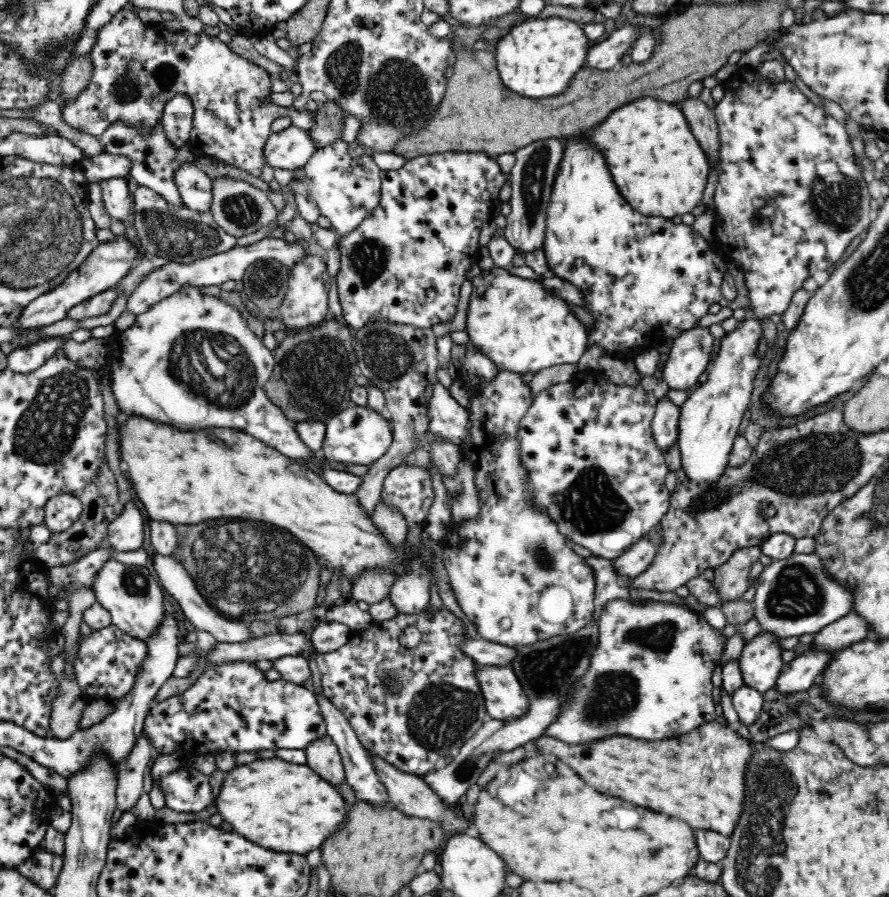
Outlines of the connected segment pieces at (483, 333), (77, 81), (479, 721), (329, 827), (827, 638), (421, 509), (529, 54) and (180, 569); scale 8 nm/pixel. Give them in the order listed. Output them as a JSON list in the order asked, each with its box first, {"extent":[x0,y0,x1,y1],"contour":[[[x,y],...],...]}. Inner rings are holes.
[{"extent":[465,267,588,373],"contour":[[[494,267],[483,270],[472,280],[473,290],[467,310],[465,330],[470,336],[468,343],[476,346],[481,354],[490,359],[498,370],[520,373],[534,372],[560,364],[574,364],[587,351],[588,329],[574,315],[570,303],[548,292],[540,281],[513,276],[508,269]]]},{"extent":[60,53,92,102],"contour":[[[89,53],[76,57],[66,66],[61,76],[60,98],[63,102],[76,98],[88,86],[92,76],[92,63]]]},{"extent":[312,606,487,777],"contour":[[[444,606],[440,609],[436,609],[437,613],[431,619],[428,619],[428,617],[424,615],[426,611],[428,611],[428,608],[422,610],[420,614],[397,614],[394,618],[374,623],[372,628],[352,630],[351,637],[344,646],[332,652],[328,652],[328,654],[312,655],[313,660],[316,661],[318,670],[320,670],[322,688],[324,689],[323,695],[346,716],[358,740],[360,740],[362,747],[369,755],[372,755],[372,757],[380,757],[380,759],[384,759],[386,763],[396,767],[398,770],[418,775],[419,777],[422,777],[430,771],[434,771],[434,767],[439,758],[448,756],[456,757],[459,754],[460,748],[466,744],[465,742],[480,730],[480,726],[484,723],[484,718],[486,718],[487,714],[484,697],[482,697],[480,685],[478,685],[478,681],[476,680],[476,669],[479,665],[473,661],[473,658],[466,656],[461,649],[461,642],[467,639],[462,635],[462,621]],[[406,626],[416,626],[416,628],[420,630],[421,640],[414,648],[407,648],[406,646],[400,645],[398,638],[400,638],[400,632],[402,632]],[[388,674],[389,676],[395,676],[396,689],[389,688],[389,686],[385,684],[384,678],[386,678]]]},{"extent":[213,757,350,855],"contour":[[[276,757],[270,760],[256,759],[252,764],[236,766],[225,772],[220,791],[213,798],[213,802],[222,821],[228,822],[233,831],[254,841],[254,844],[276,852],[302,855],[318,848],[328,838],[328,835],[338,832],[344,826],[346,813],[350,808],[344,803],[338,788],[332,786],[310,767],[291,764]]]},{"extent":[810,611,871,652],"contour":[[[852,611],[816,632],[810,648],[838,652],[856,642],[871,638],[869,633],[868,623],[856,611]]]},{"extent":[381,464,434,528],"contour":[[[401,464],[388,472],[381,500],[400,510],[408,528],[414,522],[424,524],[434,500],[432,479],[428,468]]]},{"extent":[495,17,591,99],"contour":[[[548,17],[525,20],[520,25],[511,27],[496,45],[495,61],[497,71],[506,87],[518,95],[529,99],[553,97],[567,89],[572,77],[585,66],[591,41],[584,34],[583,25],[570,19]]]},{"extent":[152,553,253,642],"contour":[[[157,553],[157,555],[153,556],[152,562],[156,571],[155,576],[158,578],[161,587],[163,590],[168,591],[169,594],[172,595],[172,598],[179,603],[184,616],[197,630],[210,632],[212,636],[217,638],[217,642],[248,642],[248,640],[253,639],[246,624],[241,623],[240,621],[228,620],[204,600],[204,597],[196,588],[195,582],[188,574],[188,571],[175,559],[174,556]]]}]

